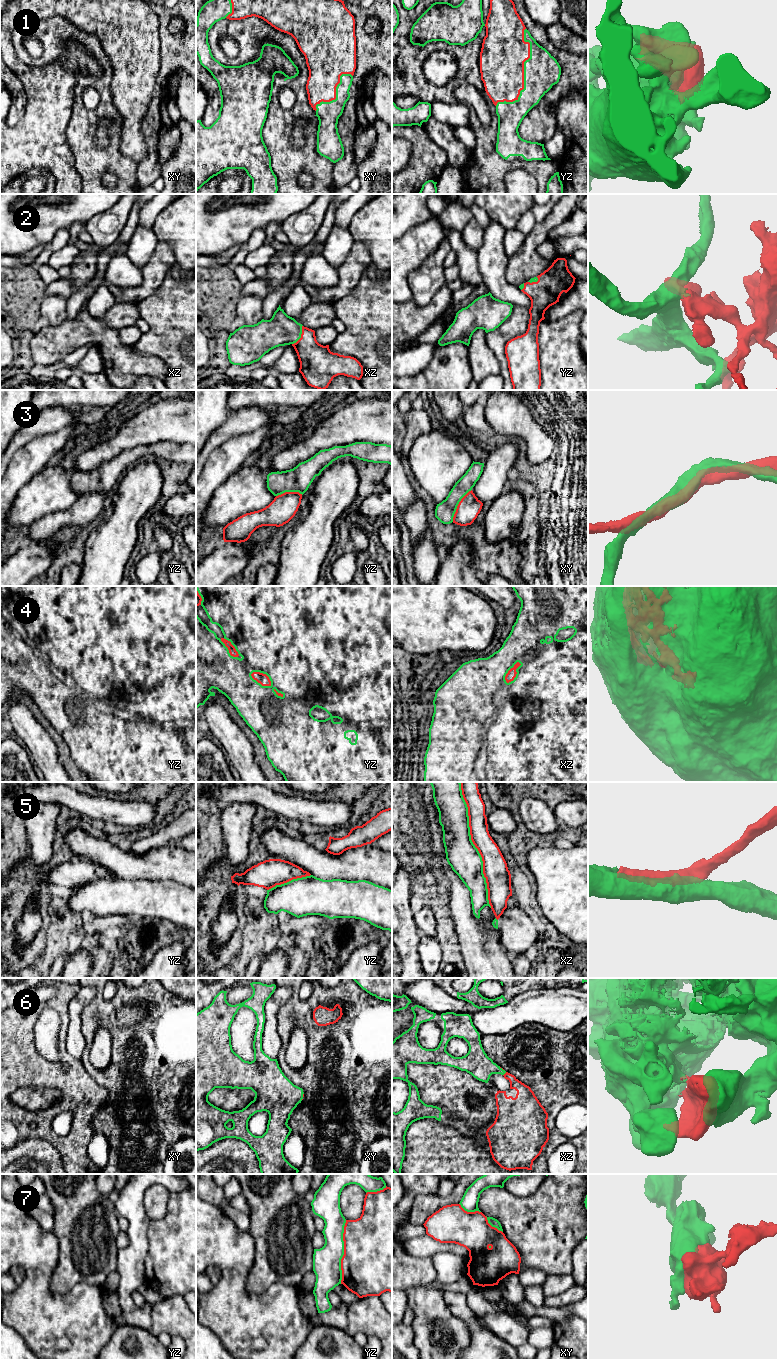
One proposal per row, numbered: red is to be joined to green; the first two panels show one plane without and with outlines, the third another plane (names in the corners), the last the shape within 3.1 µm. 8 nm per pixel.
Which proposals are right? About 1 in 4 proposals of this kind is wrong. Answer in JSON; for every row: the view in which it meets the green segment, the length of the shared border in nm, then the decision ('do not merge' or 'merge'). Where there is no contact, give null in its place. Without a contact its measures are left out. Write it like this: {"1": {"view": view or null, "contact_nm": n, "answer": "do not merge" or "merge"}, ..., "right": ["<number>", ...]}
{"1": {"view": "yz", "contact_nm": 650, "answer": "merge"}, "2": {"view": "xz", "contact_nm": 180, "answer": "merge"}, "3": {"view": "xy", "contact_nm": 300, "answer": "merge"}, "4": {"view": "yz", "contact_nm": 200, "answer": "merge"}, "5": {"view": "xz", "contact_nm": 1050, "answer": "merge"}, "6": {"view": "xz", "contact_nm": 40, "answer": "merge"}, "7": {"view": "yz", "contact_nm": 500, "answer": "do not merge"}, "right": ["1", "2", "3", "4", "5", "6"]}

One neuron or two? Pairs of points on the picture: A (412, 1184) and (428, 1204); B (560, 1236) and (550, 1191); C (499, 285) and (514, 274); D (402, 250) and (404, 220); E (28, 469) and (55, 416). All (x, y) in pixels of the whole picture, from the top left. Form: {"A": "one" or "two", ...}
{"A": "two", "B": "one", "C": "two", "D": "two", "E": "two"}

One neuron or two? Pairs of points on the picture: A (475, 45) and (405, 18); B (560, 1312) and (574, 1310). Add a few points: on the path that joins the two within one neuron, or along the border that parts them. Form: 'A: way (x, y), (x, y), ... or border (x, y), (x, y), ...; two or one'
A: way (452, 47), (432, 46), (414, 51), (404, 41); one
B: way (563, 1312), (571, 1310); one

